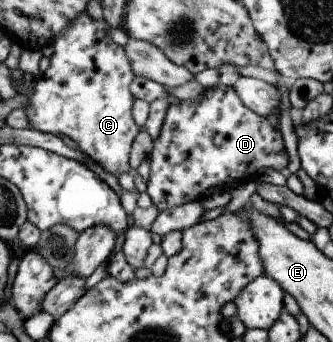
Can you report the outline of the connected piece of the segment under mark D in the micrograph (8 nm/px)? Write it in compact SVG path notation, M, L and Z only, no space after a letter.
M218 83L204 89L205 92L197 100L177 99L173 106L169 106L159 138L153 140L155 146L148 156L151 172L146 181L145 192L159 212L195 201L203 194L210 194L211 189L230 192L233 186L239 186L243 182L256 182L259 172L265 168L287 174L289 158L280 128L269 124L265 117L243 106L241 98L237 96L237 92L231 90L231 86Z

